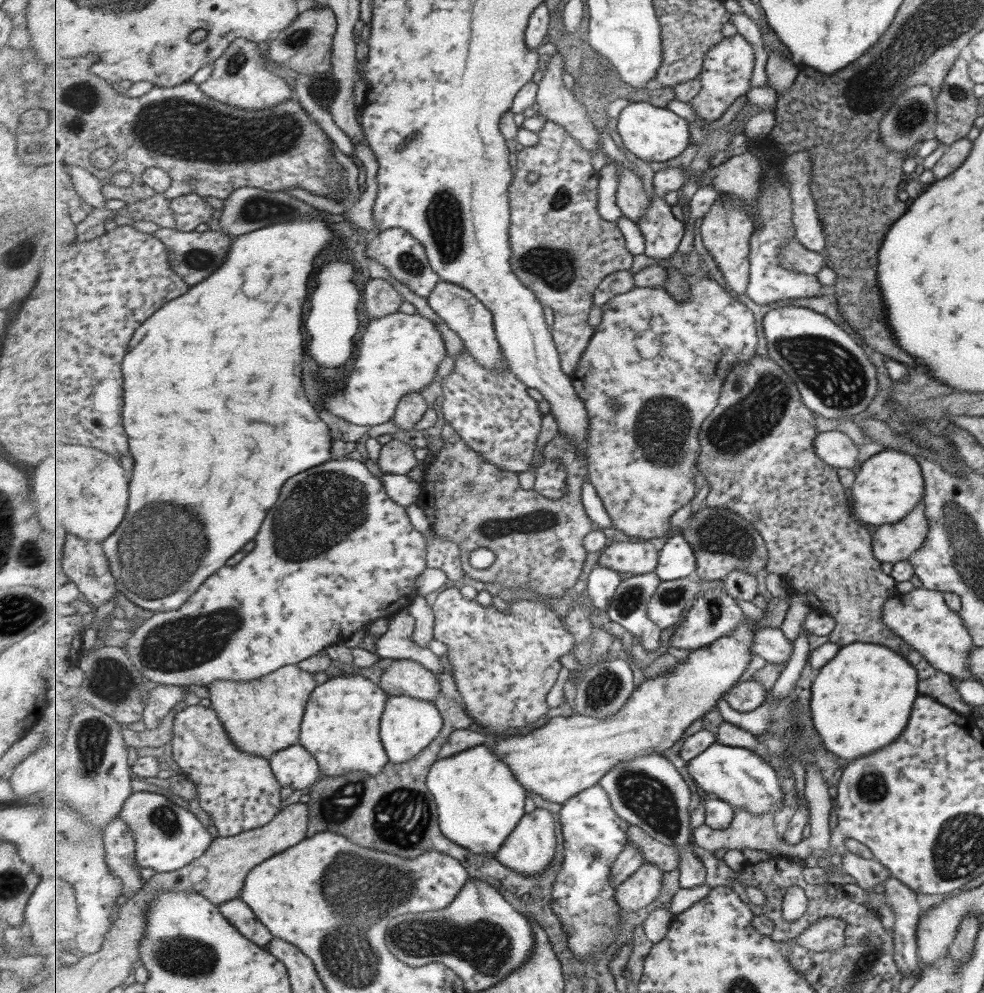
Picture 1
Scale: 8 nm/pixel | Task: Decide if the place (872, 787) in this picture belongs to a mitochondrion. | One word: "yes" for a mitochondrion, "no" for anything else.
yes

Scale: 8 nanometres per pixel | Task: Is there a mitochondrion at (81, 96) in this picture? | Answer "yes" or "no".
yes

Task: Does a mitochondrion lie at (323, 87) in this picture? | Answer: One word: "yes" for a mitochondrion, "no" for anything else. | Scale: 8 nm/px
yes

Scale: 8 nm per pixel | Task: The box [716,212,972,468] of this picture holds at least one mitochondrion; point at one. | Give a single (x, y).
(836, 377)

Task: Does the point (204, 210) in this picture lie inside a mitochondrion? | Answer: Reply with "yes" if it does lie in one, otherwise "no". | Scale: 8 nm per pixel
no

